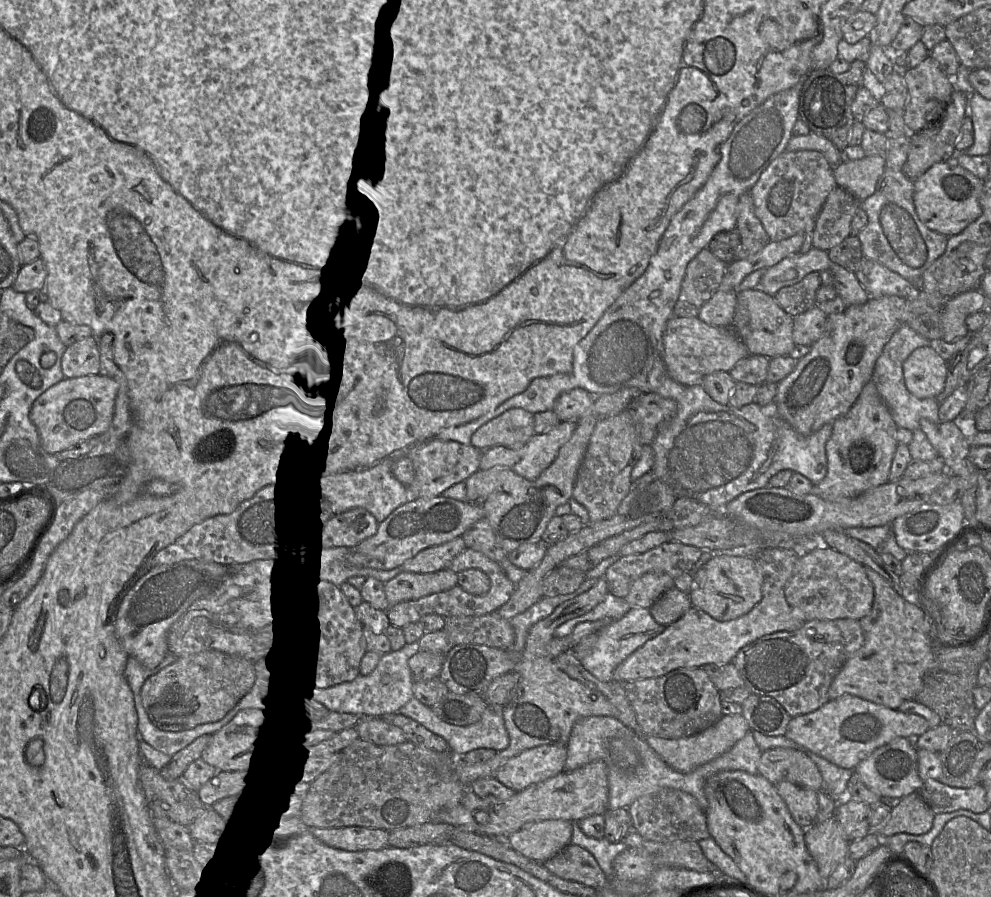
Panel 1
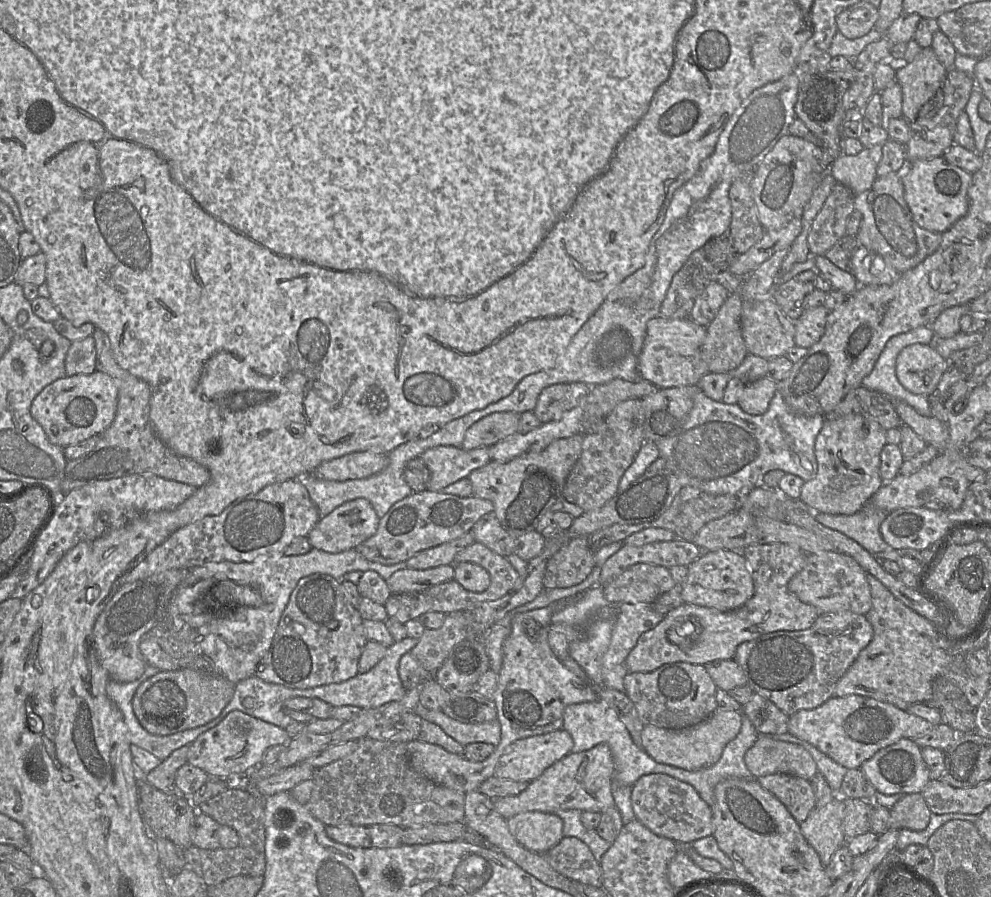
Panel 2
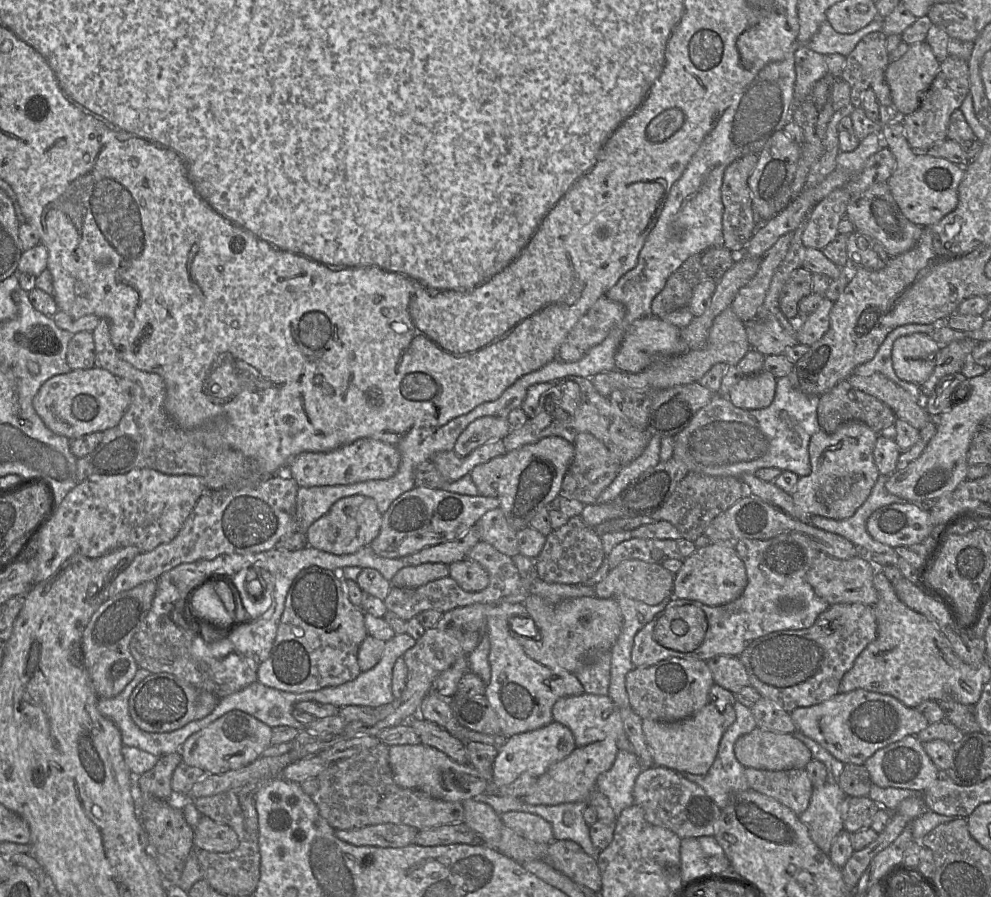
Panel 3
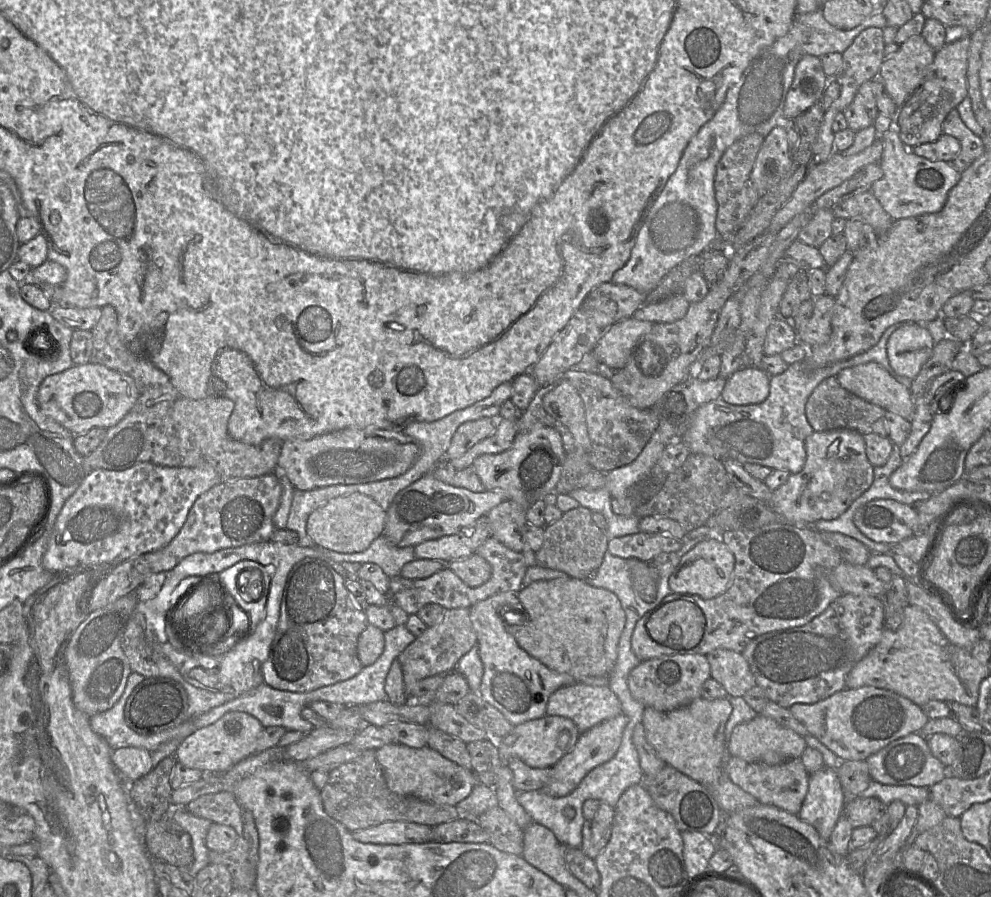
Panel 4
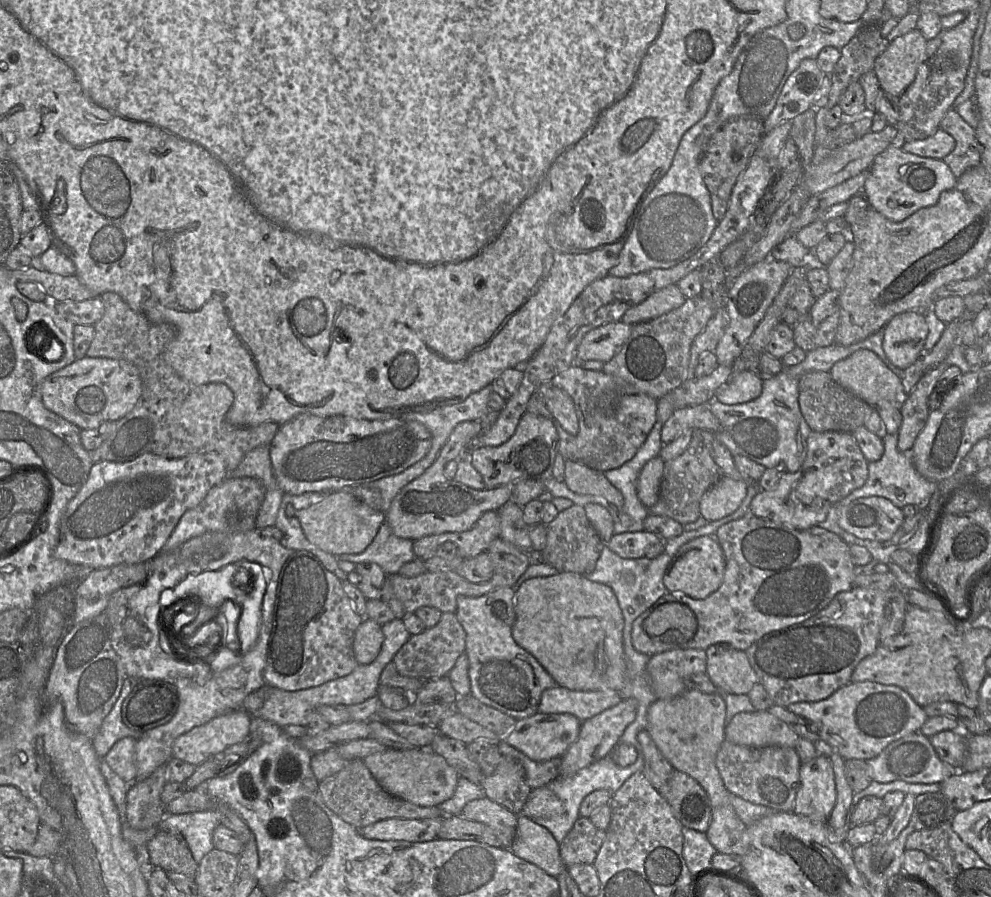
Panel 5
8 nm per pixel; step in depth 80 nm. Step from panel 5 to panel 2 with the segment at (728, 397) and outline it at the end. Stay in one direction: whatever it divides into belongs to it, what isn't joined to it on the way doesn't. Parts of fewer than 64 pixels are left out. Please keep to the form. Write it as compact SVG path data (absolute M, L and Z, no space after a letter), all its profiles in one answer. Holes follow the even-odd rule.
M764 376L763 378L746 383L737 404L746 413L763 414L779 390L779 383Z

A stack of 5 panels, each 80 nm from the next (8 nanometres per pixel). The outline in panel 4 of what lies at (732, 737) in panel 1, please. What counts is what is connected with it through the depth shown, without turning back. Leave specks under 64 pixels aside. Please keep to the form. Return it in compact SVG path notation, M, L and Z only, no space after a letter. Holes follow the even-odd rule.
M699 697L687 706L669 712L646 707L642 723L648 742L661 760L706 788L715 789L722 775L724 730L731 712L732 706L728 698Z

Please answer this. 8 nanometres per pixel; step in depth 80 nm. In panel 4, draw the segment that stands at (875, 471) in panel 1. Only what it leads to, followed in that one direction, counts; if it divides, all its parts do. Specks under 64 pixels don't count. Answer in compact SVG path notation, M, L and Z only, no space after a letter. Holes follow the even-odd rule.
M854 430L814 431L806 438L806 463L803 469L791 474L783 485L773 491L770 507L786 522L812 525L818 520L833 520L870 488L874 480L874 466L869 462L863 435Z

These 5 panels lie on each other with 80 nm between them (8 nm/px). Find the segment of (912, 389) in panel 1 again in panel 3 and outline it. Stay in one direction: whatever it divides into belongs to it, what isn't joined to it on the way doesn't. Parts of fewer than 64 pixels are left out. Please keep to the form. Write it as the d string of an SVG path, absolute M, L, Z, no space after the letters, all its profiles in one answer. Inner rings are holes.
M913 333L899 337L892 348L893 369L898 378L923 384L932 374L939 352L931 335Z

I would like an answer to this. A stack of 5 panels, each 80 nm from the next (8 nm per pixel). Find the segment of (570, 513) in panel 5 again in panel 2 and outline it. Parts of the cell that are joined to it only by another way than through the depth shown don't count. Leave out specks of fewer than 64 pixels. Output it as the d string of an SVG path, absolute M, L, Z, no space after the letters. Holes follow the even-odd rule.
M577 536L547 562L544 589L569 588L583 582L596 567L595 553L588 546L589 536Z

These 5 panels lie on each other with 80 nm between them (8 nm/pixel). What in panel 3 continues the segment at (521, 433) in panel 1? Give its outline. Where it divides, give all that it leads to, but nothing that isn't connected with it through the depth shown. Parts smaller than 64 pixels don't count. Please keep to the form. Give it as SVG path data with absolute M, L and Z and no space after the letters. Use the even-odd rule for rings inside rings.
M483 416L471 422L459 435L453 451L461 457L470 454L479 446L504 439L511 431L507 417Z

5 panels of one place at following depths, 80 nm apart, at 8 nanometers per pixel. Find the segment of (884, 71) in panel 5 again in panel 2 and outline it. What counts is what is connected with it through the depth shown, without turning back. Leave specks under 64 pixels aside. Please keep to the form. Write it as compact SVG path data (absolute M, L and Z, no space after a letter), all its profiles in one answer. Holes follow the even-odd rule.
M930 47L922 48L911 62L896 68L895 81L902 90L902 117L908 123L940 91L947 71Z

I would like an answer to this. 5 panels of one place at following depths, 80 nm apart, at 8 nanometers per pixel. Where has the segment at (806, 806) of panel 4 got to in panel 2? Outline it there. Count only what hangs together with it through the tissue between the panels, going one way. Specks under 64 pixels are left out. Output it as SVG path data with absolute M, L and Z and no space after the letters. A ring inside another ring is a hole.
M833 791L834 799L830 803L815 807L807 819L799 823L802 834L825 867L836 850L848 841L843 832L844 796L837 793Z

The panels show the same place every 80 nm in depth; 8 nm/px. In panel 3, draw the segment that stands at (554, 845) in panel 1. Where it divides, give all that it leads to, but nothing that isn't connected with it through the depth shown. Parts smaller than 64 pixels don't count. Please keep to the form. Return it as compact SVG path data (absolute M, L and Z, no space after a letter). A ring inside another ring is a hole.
M508 811L501 815L505 826L538 844L550 844L553 840L551 823L534 813Z

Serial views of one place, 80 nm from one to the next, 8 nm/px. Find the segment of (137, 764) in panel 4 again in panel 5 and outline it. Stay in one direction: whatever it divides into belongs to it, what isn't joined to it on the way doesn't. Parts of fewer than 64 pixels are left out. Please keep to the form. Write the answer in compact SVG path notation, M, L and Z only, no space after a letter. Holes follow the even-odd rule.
M131 737L118 740L103 761L125 782L133 783L136 777L135 743Z

